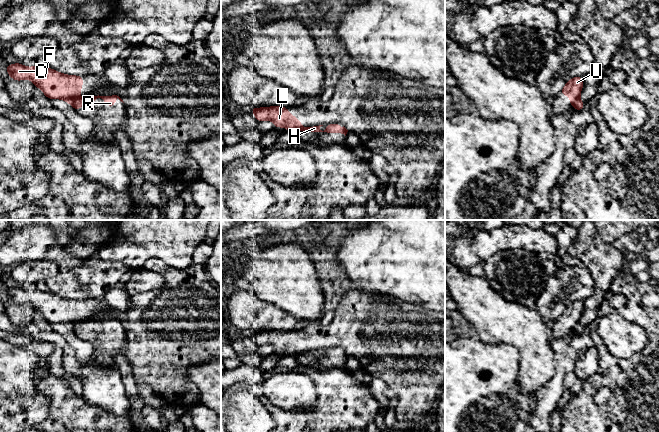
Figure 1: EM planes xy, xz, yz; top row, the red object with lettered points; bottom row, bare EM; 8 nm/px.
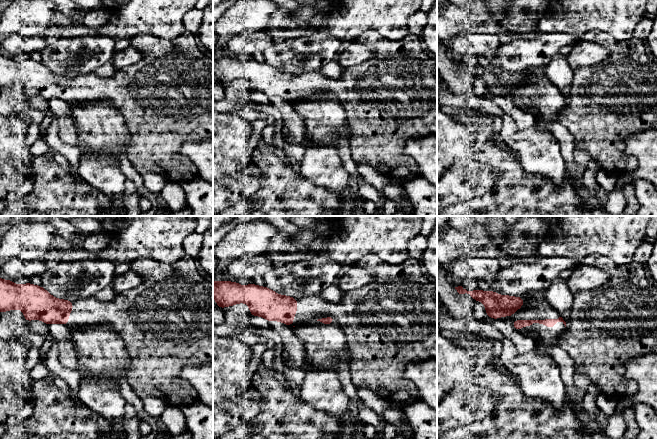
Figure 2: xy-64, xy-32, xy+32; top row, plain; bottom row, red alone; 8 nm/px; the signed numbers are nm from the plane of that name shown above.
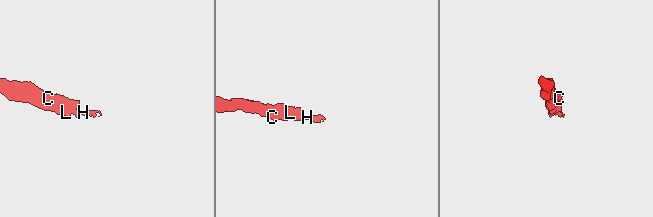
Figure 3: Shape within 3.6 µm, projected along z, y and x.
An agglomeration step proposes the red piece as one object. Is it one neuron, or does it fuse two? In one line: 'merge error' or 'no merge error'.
merge error

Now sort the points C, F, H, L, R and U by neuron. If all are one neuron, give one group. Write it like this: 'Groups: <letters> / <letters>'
Groups: C F L U / H R

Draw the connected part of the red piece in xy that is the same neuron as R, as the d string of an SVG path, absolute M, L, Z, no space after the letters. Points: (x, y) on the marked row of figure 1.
M112 95L112 96L93 96L93 97L86 97L86 98L78 98L76 99L72 104L71 106L74 107L74 109L76 111L78 111L84 104L86 103L90 103L90 102L93 102L95 101L97 98L101 98L105 101L105 104L108 106L108 107L113 107L115 105L115 100L118 98L121 102L123 102L123 100L117 96L117 95Z

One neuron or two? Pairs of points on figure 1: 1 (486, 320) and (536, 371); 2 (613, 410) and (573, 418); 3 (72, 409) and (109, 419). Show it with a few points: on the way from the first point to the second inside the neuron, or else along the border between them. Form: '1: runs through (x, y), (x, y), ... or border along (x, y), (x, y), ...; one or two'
1: runs through (502, 323), (534, 355); one
2: runs through (603, 418), (583, 418); one
3: runs through (81, 413), (100, 414); one

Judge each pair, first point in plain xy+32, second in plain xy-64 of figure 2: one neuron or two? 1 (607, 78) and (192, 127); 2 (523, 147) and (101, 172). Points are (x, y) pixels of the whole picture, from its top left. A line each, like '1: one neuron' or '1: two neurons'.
1: one neuron
2: one neuron

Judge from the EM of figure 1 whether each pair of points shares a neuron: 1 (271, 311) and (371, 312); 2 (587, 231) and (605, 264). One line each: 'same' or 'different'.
1: different
2: same

